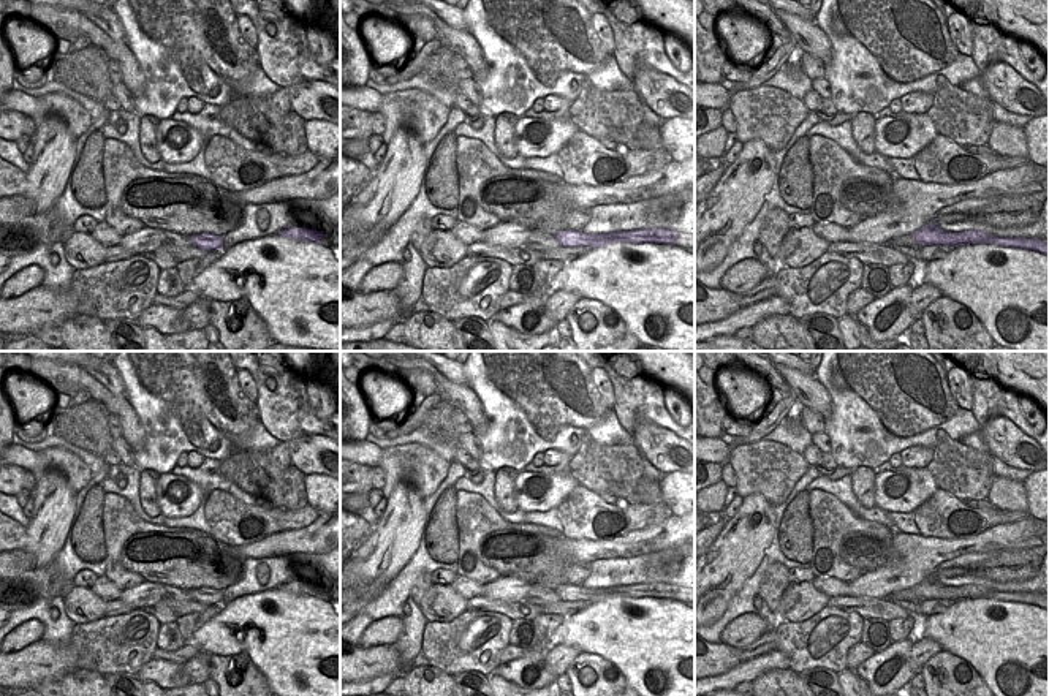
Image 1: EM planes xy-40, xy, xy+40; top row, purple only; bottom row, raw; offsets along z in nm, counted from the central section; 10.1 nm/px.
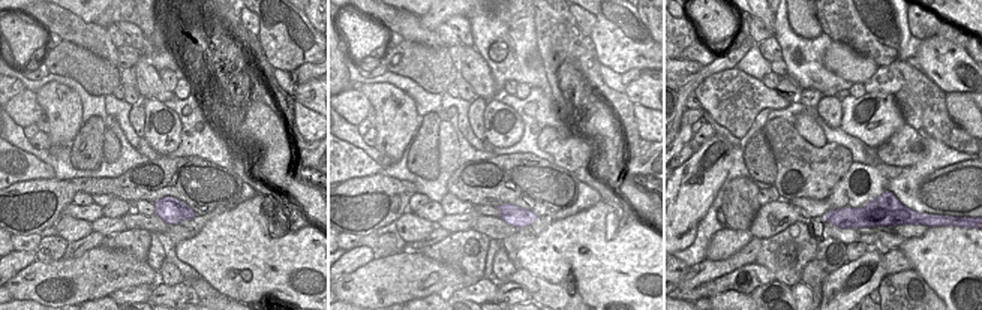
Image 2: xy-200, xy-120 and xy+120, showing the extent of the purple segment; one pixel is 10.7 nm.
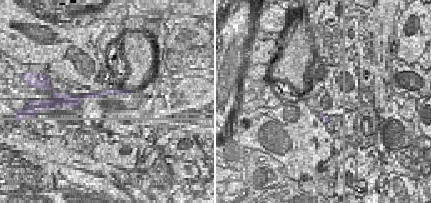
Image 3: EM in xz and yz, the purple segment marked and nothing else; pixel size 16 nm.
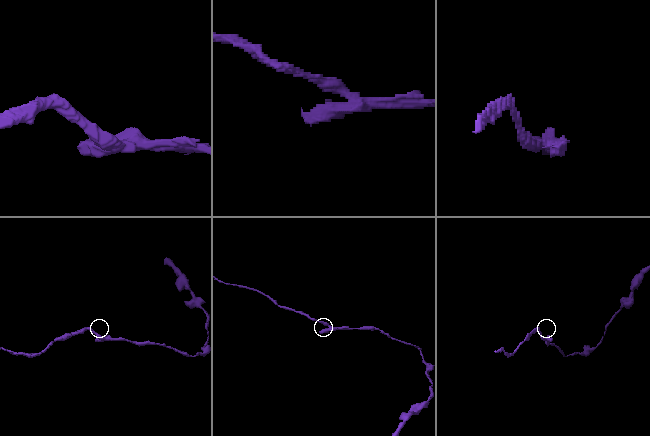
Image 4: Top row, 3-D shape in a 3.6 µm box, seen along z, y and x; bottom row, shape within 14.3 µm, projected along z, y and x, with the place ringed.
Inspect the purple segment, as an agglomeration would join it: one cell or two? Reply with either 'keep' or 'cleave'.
cleave

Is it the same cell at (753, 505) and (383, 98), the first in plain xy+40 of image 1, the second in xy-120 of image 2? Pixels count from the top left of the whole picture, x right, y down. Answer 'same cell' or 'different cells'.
same cell

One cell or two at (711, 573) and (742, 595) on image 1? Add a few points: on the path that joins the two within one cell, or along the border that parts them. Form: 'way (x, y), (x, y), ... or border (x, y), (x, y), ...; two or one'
border (760, 562), (715, 622); two

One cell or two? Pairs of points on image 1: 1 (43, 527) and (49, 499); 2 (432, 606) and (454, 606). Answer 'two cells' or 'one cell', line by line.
1: one cell
2: one cell

